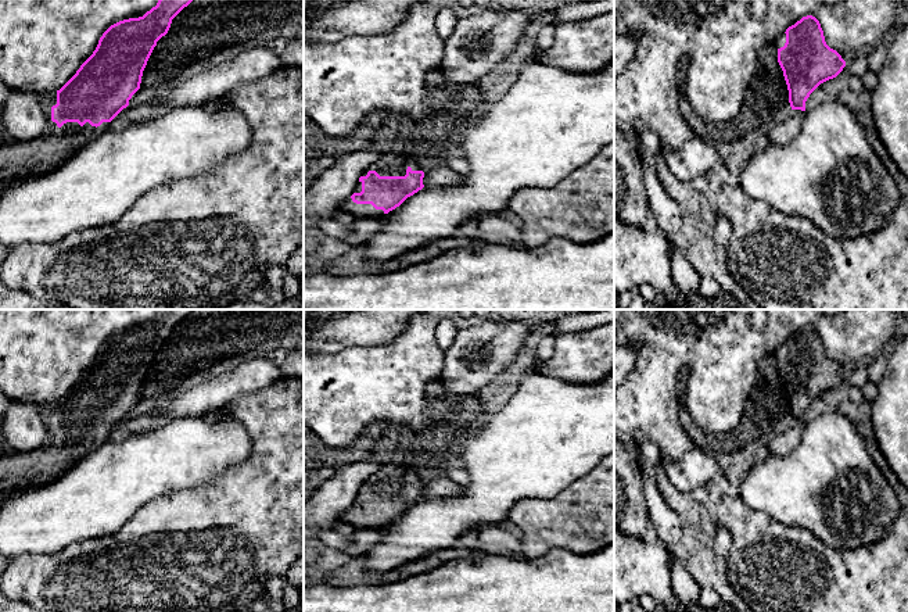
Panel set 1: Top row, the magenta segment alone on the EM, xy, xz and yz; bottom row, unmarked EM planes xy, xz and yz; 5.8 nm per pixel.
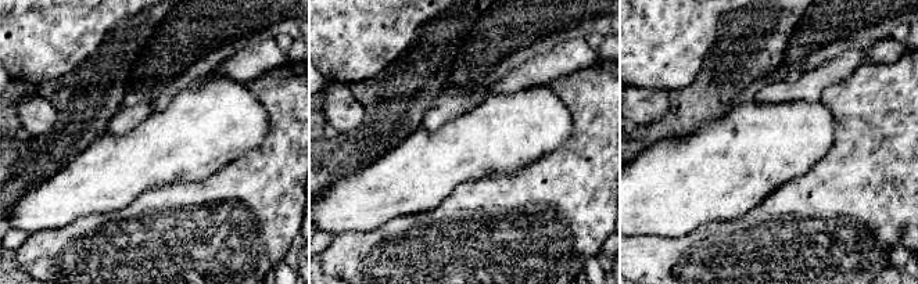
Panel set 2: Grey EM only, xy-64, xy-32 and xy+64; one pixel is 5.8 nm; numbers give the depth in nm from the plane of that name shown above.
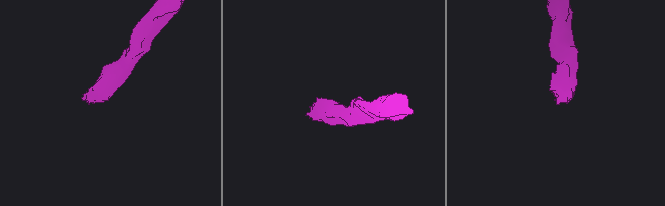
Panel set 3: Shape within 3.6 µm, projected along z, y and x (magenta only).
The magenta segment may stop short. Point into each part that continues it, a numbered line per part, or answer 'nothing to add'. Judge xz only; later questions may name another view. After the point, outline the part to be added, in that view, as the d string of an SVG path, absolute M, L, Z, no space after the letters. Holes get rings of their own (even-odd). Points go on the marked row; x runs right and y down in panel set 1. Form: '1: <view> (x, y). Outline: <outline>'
1: xz (388, 164). Outline: M383 153L360 176L366 176L369 171L376 171L380 176L405 176L409 167L412 171L421 171L417 161L403 153Z

